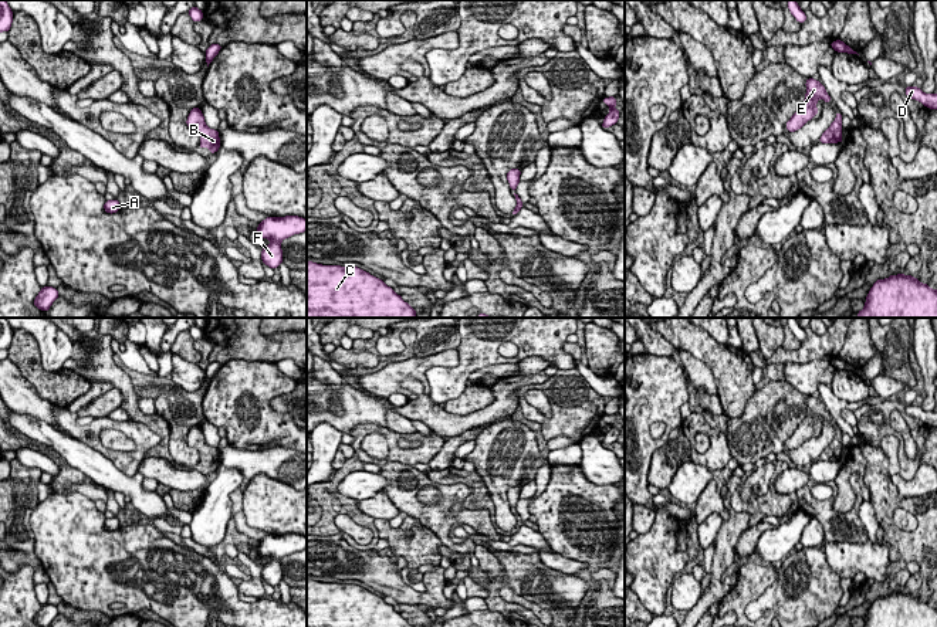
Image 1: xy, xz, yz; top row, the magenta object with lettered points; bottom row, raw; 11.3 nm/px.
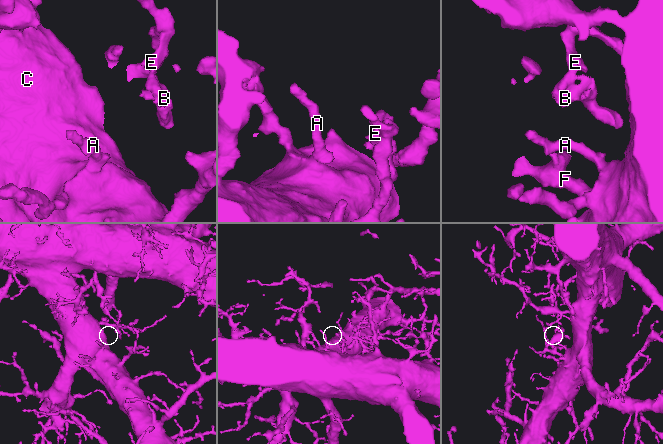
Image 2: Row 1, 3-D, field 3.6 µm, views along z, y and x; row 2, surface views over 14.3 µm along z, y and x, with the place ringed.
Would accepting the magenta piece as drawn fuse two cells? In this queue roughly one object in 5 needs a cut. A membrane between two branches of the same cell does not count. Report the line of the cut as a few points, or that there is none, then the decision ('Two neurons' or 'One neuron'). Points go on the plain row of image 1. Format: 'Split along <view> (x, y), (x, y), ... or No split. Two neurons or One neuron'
No split. One neuron

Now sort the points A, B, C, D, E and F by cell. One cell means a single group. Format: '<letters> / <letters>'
A B C D E F

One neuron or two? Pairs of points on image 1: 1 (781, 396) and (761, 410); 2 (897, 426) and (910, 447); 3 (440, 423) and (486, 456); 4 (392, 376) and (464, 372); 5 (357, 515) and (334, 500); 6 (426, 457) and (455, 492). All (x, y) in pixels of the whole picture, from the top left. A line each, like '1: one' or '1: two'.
1: one
2: one
3: two
4: two
5: one
6: two

